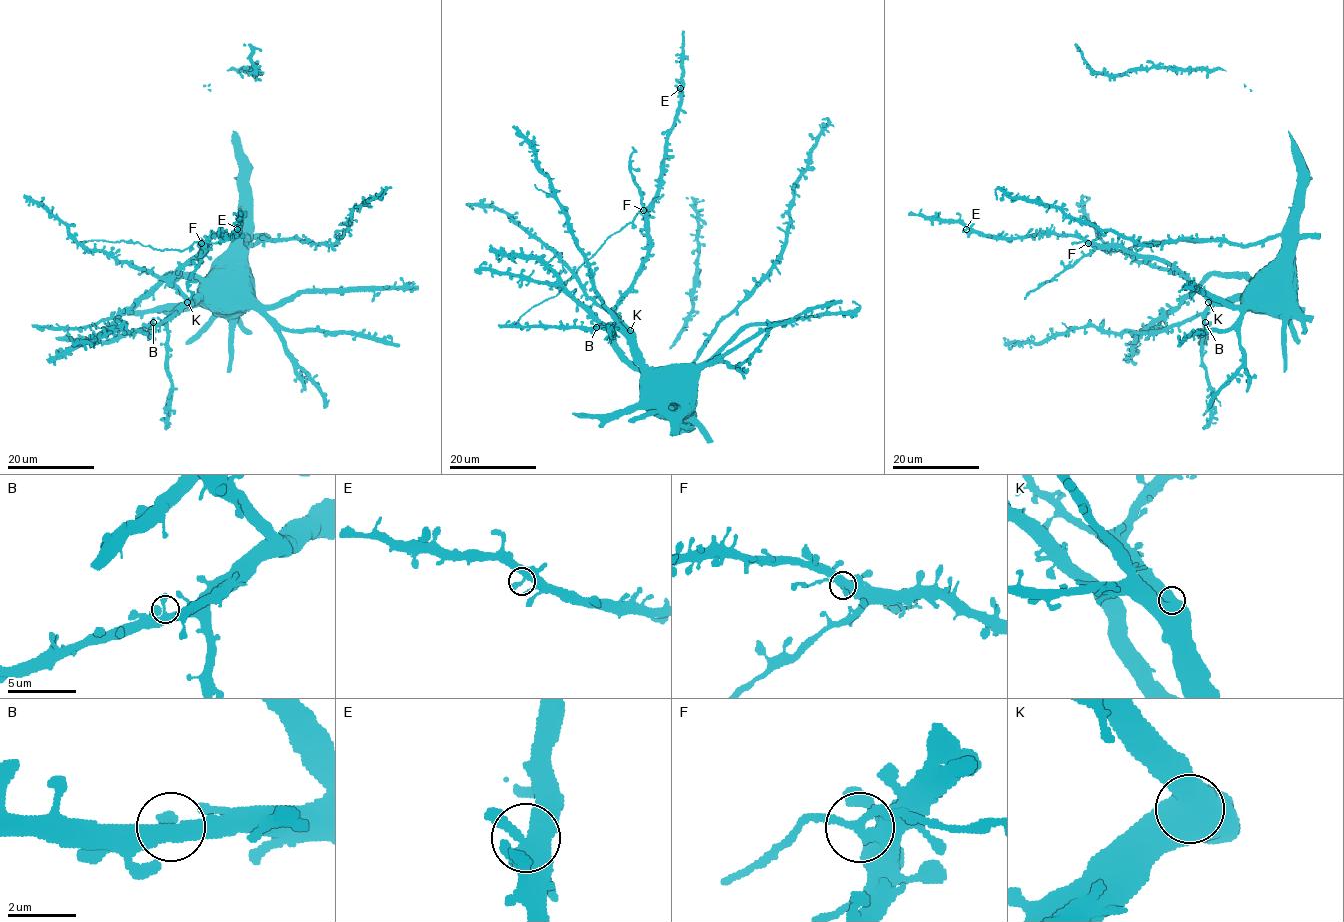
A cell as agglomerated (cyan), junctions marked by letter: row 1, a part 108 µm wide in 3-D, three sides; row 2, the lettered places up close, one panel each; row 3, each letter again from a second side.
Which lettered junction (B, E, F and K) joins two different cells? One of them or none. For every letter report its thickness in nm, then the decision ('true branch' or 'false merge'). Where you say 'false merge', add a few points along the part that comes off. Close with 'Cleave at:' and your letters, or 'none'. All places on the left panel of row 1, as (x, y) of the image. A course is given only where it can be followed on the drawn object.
B: 400 nm thick; true branch
E: 380 nm thick; true branch
F: 300 nm thick; false merge; foreign part runs (201, 243), (195, 242), (181, 251), (153, 250), (138, 242), (71, 242)
K: 600 nm thick; true branch
Cleave at: F

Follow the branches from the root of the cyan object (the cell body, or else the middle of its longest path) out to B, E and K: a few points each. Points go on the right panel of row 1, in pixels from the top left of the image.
B: (1285, 272), (1264, 272), (1241, 296), (1220, 300), (1206, 313), (1205, 322)
E: (1285, 272), (1264, 272), (1241, 296), (1208, 300), (1165, 261), (1122, 247), (1071, 235), (998, 238), (966, 229)
K: (1285, 272), (1264, 272), (1241, 296), (1208, 302)

